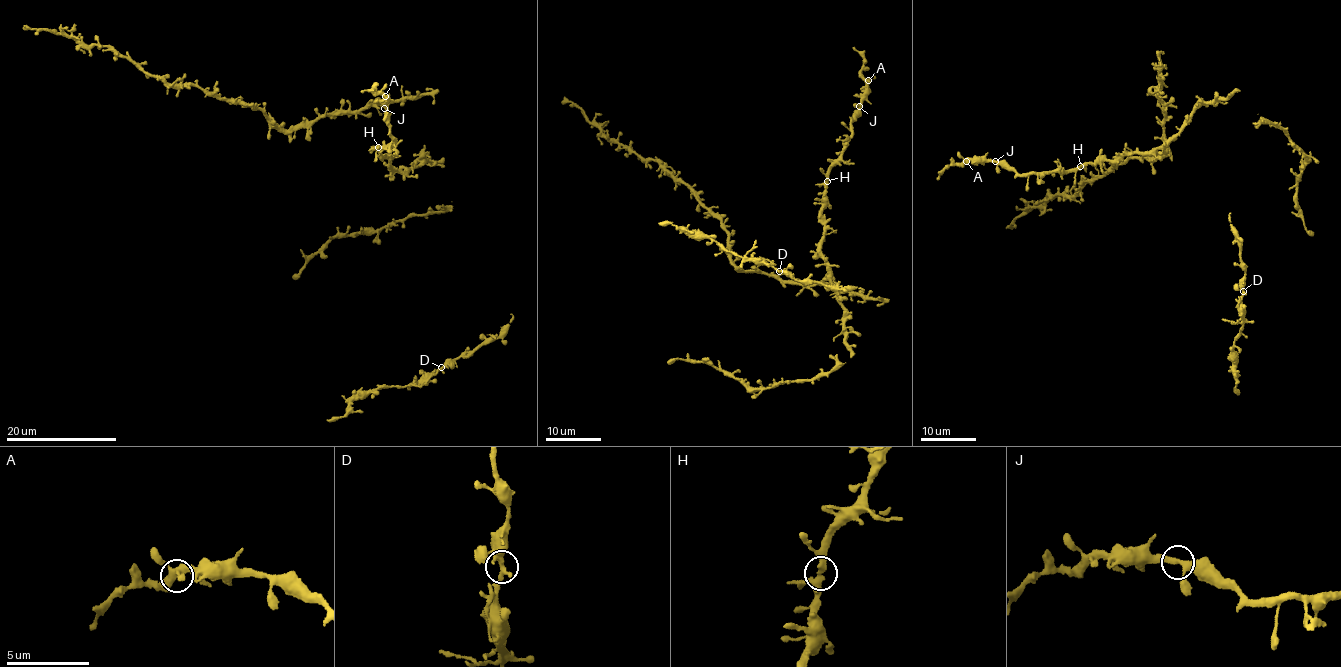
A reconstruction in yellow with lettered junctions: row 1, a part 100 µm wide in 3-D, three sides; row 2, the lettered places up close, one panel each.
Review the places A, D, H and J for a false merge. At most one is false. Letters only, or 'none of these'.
none of these

